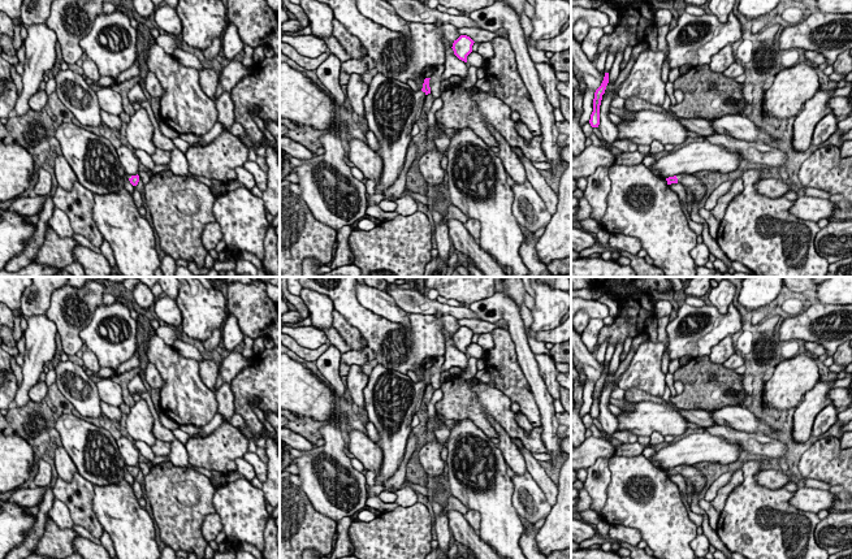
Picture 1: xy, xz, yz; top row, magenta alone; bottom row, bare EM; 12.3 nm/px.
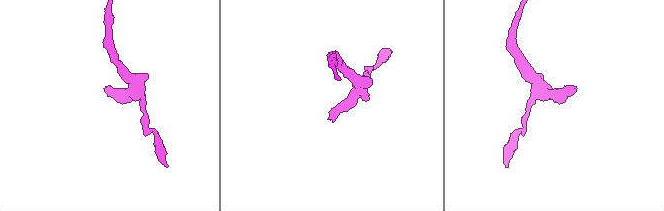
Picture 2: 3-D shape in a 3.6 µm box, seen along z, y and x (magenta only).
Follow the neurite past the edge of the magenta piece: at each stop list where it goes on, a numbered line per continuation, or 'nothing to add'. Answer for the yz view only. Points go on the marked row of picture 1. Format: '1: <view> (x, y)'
1: yz (693, 185)

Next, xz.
1: xz (392, 108)

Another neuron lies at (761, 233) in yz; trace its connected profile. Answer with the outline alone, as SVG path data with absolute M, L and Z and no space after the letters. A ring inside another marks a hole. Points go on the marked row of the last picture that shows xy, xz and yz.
M752 168L743 173L741 179L744 188L727 205L715 239L730 261L741 263L756 277L823 277L830 264L814 247L818 222L792 214L790 208L793 202L783 196L771 199L760 195L754 187L762 179L760 170Z

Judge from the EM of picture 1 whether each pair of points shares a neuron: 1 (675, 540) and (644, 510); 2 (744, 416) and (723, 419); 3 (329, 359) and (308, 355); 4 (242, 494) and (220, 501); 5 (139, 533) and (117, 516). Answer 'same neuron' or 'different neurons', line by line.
1: same neuron
2: same neuron
3: different neurons
4: different neurons
5: same neuron

